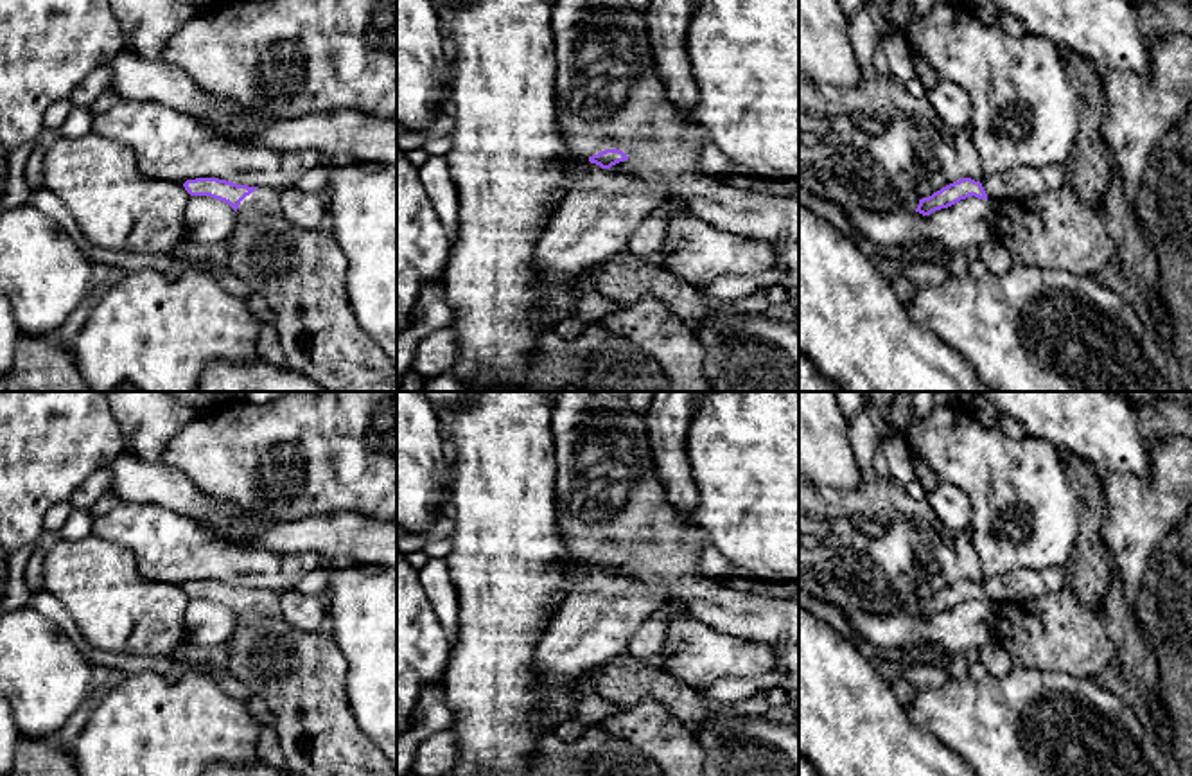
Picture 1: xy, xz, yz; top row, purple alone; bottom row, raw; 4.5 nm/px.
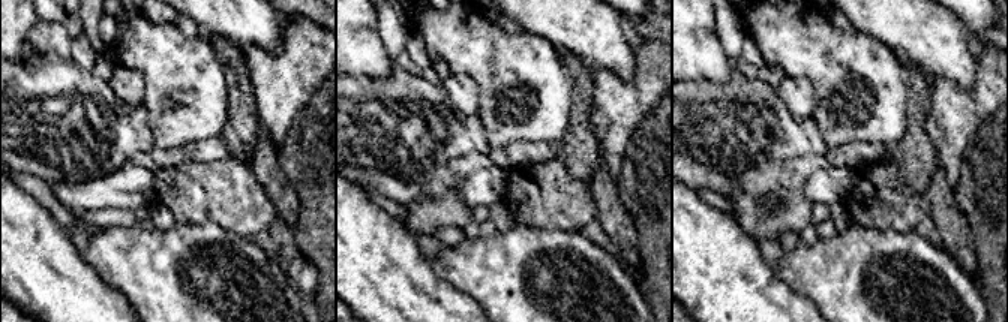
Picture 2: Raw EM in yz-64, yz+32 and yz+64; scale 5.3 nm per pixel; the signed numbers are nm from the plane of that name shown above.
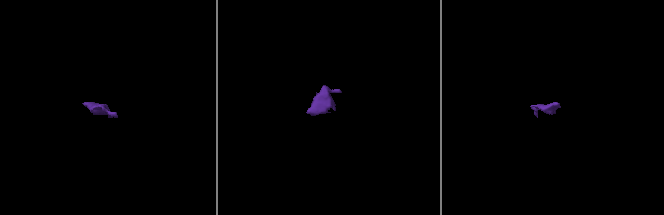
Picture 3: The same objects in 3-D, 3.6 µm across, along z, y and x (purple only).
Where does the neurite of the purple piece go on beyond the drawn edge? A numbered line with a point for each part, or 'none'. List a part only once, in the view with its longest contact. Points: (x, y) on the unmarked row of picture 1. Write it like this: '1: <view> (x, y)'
1: xy (302, 676)
2: yz (1022, 584)

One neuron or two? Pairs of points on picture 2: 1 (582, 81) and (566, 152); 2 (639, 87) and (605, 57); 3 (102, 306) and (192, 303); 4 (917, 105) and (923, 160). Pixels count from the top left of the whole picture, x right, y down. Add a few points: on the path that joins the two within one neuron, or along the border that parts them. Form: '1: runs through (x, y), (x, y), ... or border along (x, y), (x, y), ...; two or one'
1: runs through (582, 99), (579, 134); one
2: border along (635, 51), (635, 74), (629, 80), (597, 68); two
3: border along (104, 282), (132, 306); two
4: runs through (917, 119), (917, 147); one

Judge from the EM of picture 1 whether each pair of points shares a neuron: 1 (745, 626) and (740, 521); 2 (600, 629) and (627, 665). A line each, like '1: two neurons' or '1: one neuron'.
1: two neurons
2: two neurons

